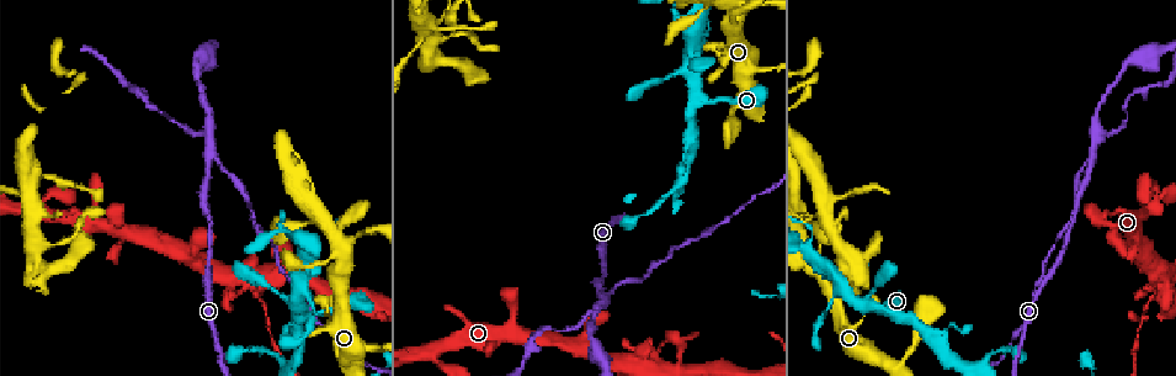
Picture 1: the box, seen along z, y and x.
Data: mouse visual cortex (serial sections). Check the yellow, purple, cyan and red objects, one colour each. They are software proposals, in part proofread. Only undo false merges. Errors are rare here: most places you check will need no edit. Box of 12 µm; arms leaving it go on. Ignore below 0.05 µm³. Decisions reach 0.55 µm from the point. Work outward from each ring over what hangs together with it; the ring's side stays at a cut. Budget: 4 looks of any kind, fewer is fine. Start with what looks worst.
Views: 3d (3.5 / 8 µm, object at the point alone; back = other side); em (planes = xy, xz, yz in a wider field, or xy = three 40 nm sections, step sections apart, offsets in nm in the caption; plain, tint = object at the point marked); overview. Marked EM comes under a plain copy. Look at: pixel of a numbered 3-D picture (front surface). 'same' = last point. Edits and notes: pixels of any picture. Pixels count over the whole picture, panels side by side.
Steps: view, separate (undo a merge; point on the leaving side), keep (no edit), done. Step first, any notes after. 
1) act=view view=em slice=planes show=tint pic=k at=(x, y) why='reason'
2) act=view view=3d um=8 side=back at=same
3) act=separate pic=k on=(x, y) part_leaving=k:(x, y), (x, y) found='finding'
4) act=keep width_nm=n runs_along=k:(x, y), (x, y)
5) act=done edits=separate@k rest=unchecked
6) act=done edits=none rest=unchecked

act=view view=3d um=3.5 pic=1 at=(1093, 159) why='three arms meet'

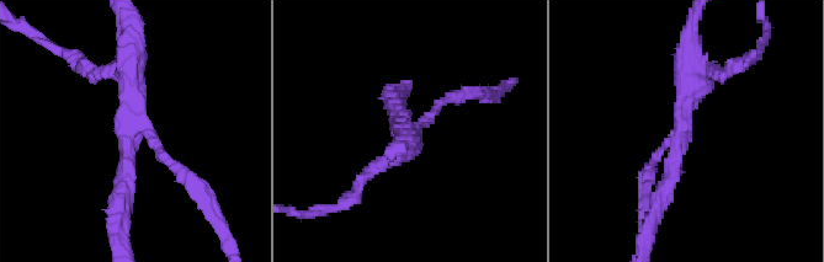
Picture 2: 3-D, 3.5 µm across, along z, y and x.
act=view view=em slice=xy step=3 show=tint pic=2 at=(135, 131) arms=3 arm_widths_nm=150,250,300

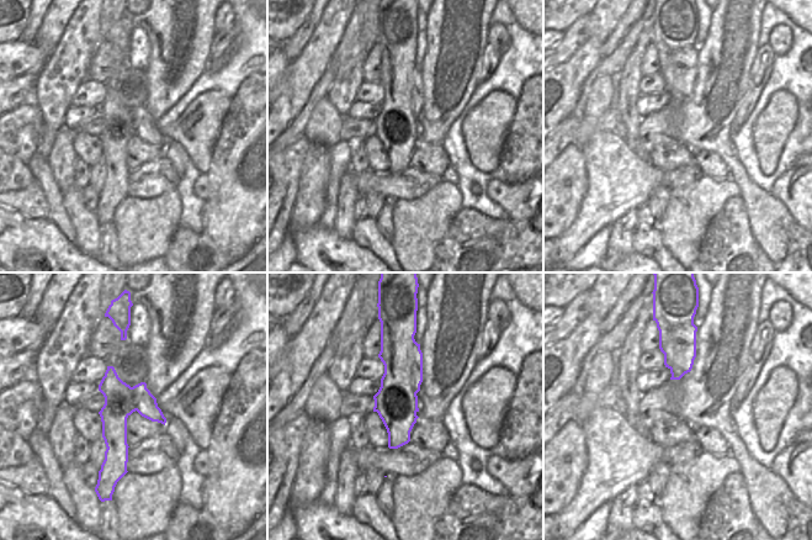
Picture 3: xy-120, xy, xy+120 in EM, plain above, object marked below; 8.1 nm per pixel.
act=separate pic=2 on=(737, 68) found='a second cell is stuck on'

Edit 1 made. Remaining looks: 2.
act=view view=3d um=3.5 pic=1 at=(298, 337) why='a fork'

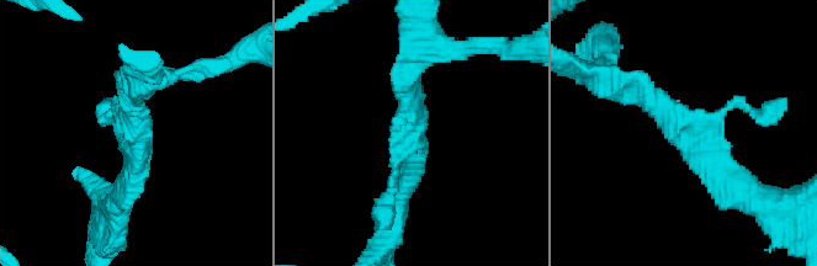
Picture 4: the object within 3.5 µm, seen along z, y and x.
act=view view=em slice=xy step=2 show=tint pic=4 at=(135, 128)

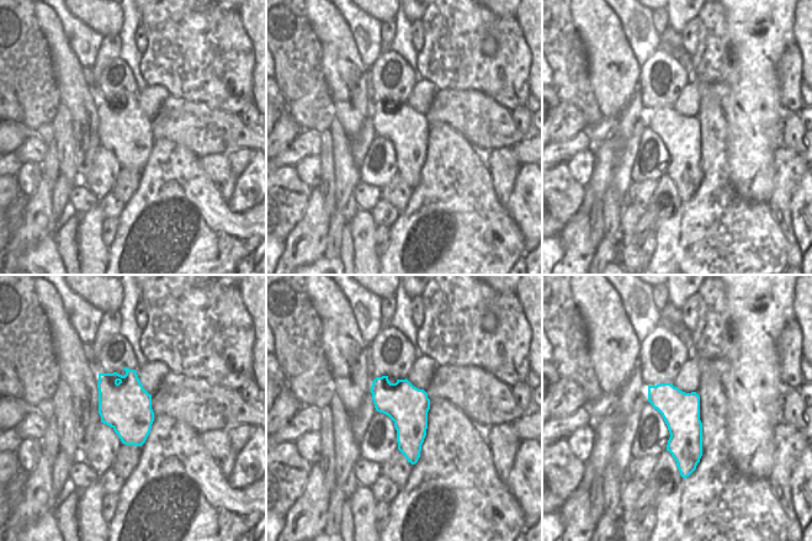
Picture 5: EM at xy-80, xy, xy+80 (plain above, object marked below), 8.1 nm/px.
act=keep width_nm=340 runs_along=4:(627, 83), (688, 124), (747, 189) found='one cell here'

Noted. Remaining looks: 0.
act=done edits=separate@2 rest=unchecked

